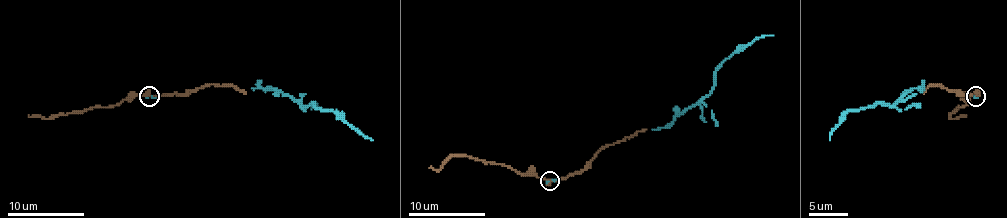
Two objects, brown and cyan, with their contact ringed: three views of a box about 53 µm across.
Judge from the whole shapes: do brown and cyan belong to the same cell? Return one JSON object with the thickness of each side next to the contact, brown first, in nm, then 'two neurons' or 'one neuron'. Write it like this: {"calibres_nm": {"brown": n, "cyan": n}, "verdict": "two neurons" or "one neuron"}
{"calibres_nm": {"brown": 400, "cyan": 110}, "verdict": "one neuron"}

